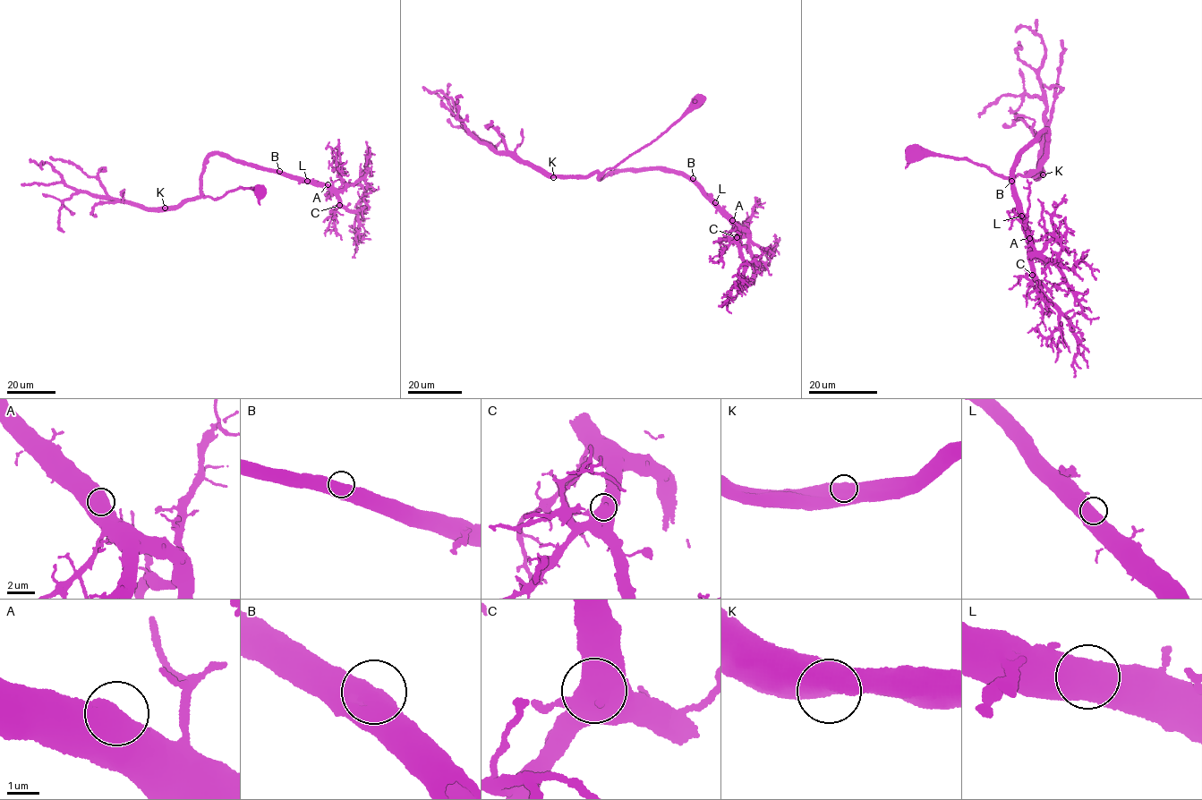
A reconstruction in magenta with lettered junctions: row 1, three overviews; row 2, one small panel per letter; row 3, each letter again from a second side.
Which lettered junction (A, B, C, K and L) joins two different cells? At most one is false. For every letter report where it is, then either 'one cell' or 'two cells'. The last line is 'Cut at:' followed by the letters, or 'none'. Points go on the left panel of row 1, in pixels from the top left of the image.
A: place (328, 184); one cell
B: place (279, 171); one cell
C: place (339, 205); one cell
K: place (165, 208); one cell
L: place (307, 181); one cell
Cut at: none

